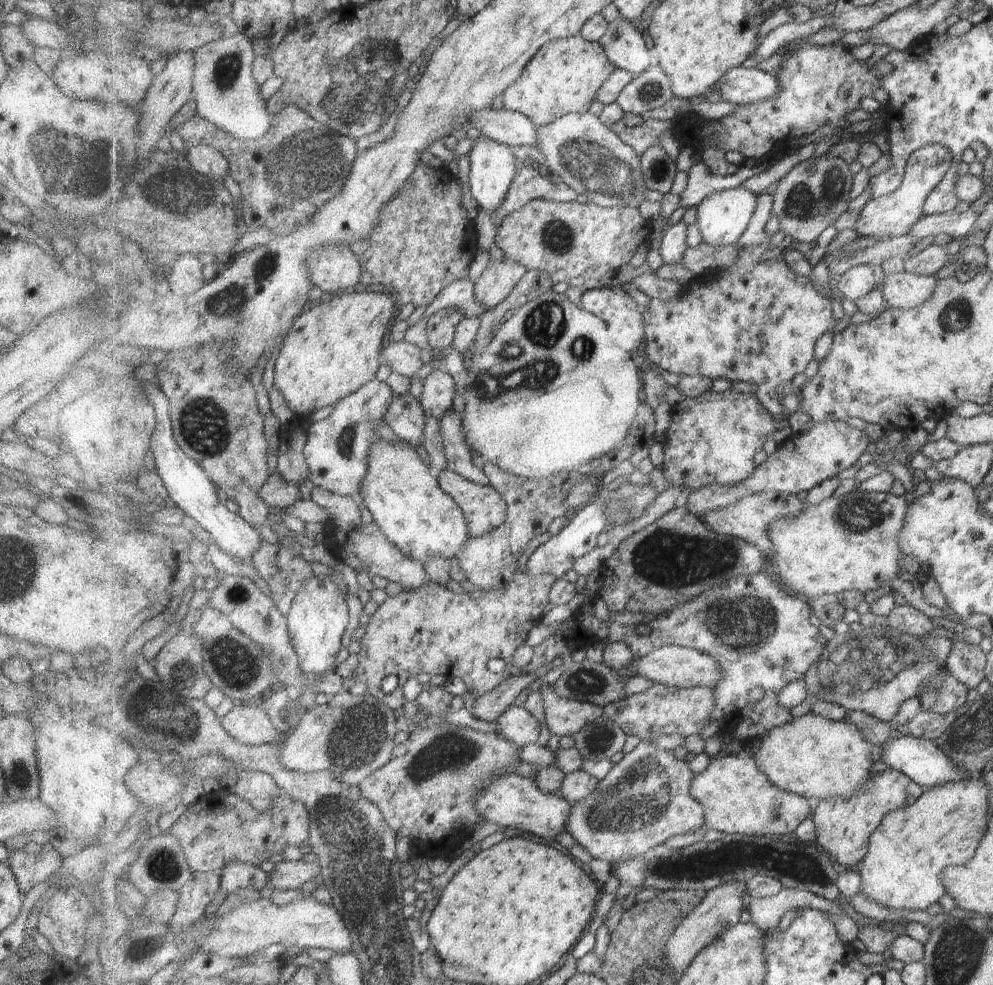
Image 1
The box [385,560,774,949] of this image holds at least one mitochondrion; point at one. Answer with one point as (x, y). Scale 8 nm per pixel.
(640, 799)

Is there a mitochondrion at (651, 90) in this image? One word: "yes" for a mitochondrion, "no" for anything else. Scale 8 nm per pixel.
yes

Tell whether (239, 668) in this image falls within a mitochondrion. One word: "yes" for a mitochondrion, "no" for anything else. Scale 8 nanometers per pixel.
yes

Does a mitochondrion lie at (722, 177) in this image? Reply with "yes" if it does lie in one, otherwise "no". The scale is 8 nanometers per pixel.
no

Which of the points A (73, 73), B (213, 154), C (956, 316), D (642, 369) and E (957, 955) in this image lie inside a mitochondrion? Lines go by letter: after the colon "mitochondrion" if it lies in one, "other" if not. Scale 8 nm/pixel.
A: other
B: other
C: mitochondrion
D: other
E: mitochondrion

